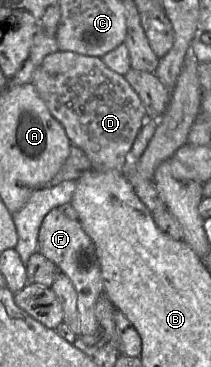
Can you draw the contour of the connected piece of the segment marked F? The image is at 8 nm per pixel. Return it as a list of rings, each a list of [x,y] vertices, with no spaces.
[[[53,208],[41,223],[37,253],[52,261],[72,282],[77,293],[77,309],[80,316],[79,336],[95,333],[98,328],[95,307],[97,300],[103,295],[103,281],[95,245],[80,222],[69,219]]]

